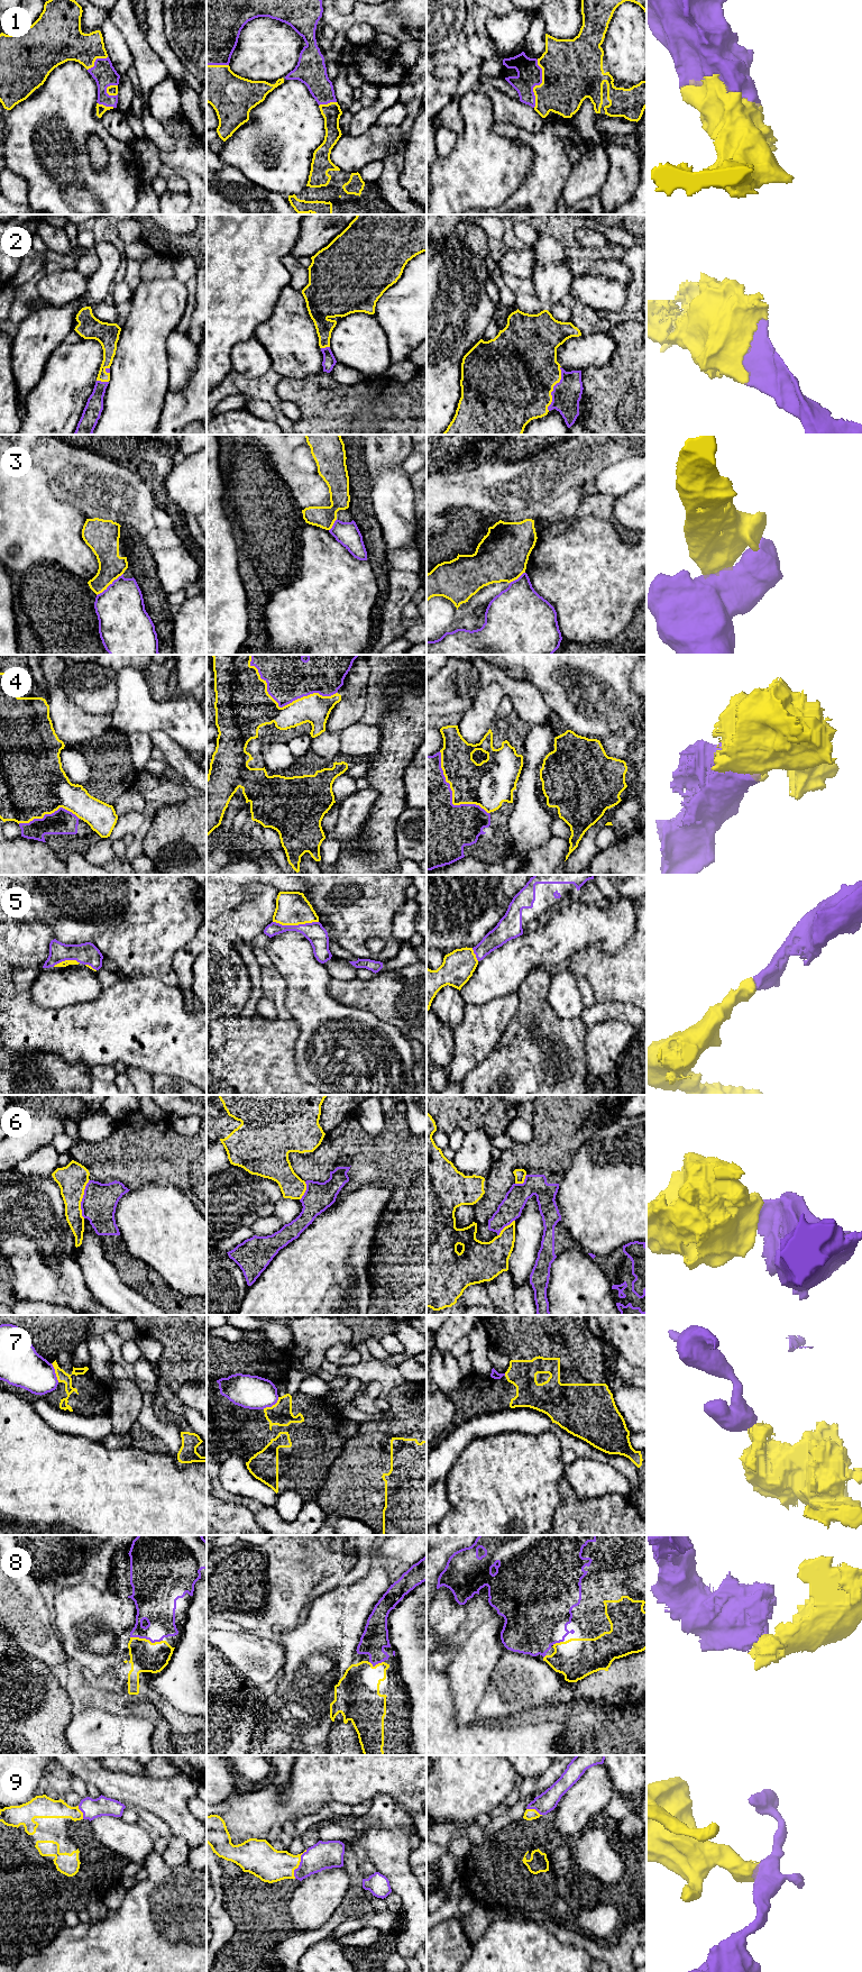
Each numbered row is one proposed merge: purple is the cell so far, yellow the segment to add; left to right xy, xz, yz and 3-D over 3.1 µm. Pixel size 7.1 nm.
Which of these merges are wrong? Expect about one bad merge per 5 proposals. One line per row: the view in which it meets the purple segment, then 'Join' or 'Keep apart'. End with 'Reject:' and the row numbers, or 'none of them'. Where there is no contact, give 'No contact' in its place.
1: Touches purple in yz. Join
2: Touches purple in yz. Join
3: Touches purple in xy. Keep apart
4: Touches purple in xz. Join
5: Touches purple in xz. Join
6: Touches purple in xy. Keep apart
7: Touches purple in xy. Keep apart
8: Touches purple in xy. Join
9: Touches purple in xz. Join
Reject: 3, 6, 7

